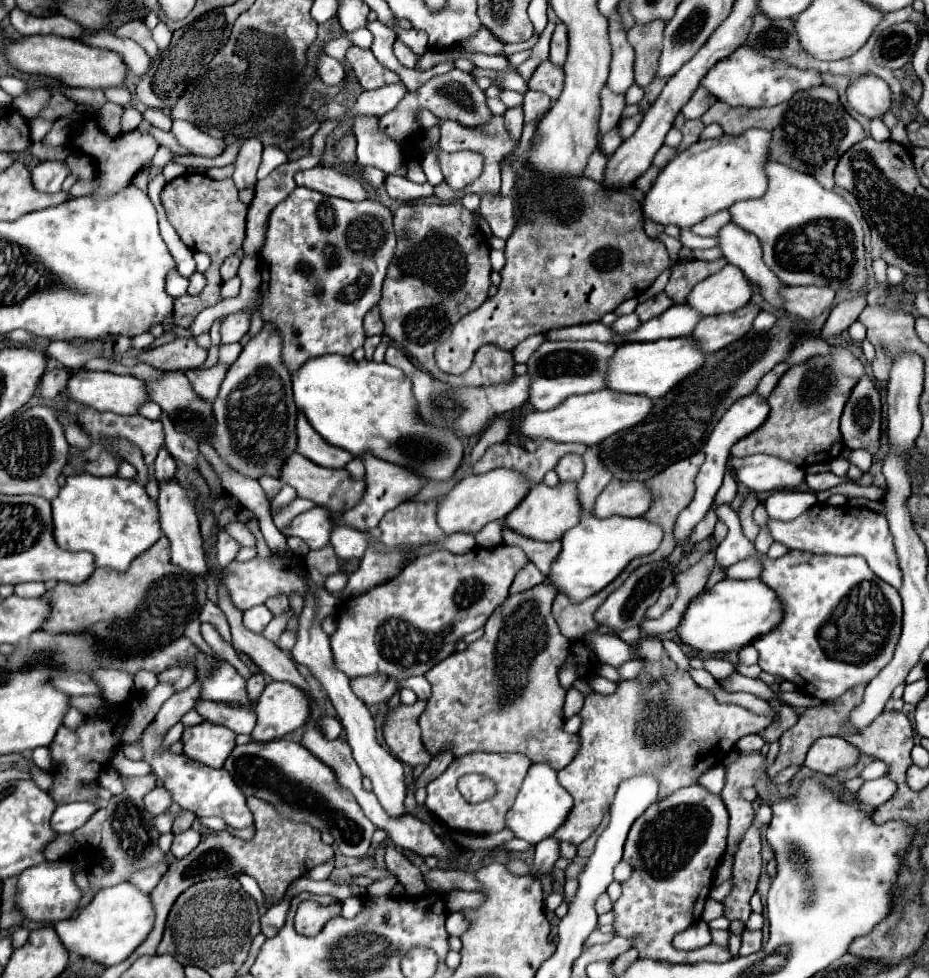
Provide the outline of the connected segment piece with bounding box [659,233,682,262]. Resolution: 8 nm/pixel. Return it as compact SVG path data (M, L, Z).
M662 233L659 236L659 240L666 246L667 251L670 252L672 261L677 261L679 251L682 248L681 242L678 239L668 236L666 233Z

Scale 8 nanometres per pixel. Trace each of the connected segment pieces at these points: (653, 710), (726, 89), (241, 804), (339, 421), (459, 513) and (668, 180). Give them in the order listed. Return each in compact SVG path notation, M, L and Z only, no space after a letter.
M642 636L634 646L634 654L646 662L644 670L636 678L618 682L614 694L604 696L604 694L590 692L584 696L584 706L580 710L582 726L578 730L580 748L574 760L558 772L560 784L574 798L574 808L570 810L570 816L566 816L562 828L554 832L556 840L566 840L576 846L582 844L598 828L604 814L608 814L620 782L650 772L658 780L658 800L664 800L678 788L696 784L704 772L720 764L734 750L736 742L742 736L756 734L758 730L770 724L770 718L766 716L756 716L754 712L736 704L718 702L712 696L712 692L700 688L686 670L680 670L670 660L660 640L652 640L652 636Z
M740 46L728 58L720 60L714 68L708 70L706 78L700 82L708 92L712 92L718 100L732 104L732 106L746 106L746 108L762 108L762 106L776 106L784 100L790 100L796 92L804 92L808 88L822 86L822 74L800 68L792 68L780 60L768 60L760 56L760 52L752 52L752 48Z
M194 682L188 690L172 694L162 704L162 708L156 714L156 718L146 726L146 730L142 732L142 738L140 738L144 760L152 766L152 772L162 780L164 788L168 788L172 792L174 802L180 804L184 810L194 812L198 818L202 818L202 816L218 816L226 824L230 824L234 828L248 828L248 826L254 824L252 812L246 806L246 796L240 792L240 788L236 788L236 782L232 780L228 770L224 770L224 768L218 768L218 770L216 768L208 768L208 766L188 758L188 756L174 754L174 752L170 752L170 748L162 746L166 732L176 722L180 722L180 718L188 710L192 710L196 706L198 698L200 698L200 684Z
M326 354L320 358L308 360L292 378L294 400L296 406L306 414L316 432L328 440L330 444L352 452L352 456L360 456L362 452L370 452L376 458L386 462L394 462L402 468L408 468L414 474L420 474L424 480L446 482L458 470L464 458L464 444L456 432L448 432L448 428L432 428L432 424L424 424L420 416L416 416L416 398L412 396L412 382L394 366L386 362L362 360L356 362L350 356Z
M496 468L496 470L480 474L480 476L474 476L474 474L466 476L444 498L438 500L438 514L436 514L438 526L446 532L446 536L452 532L476 534L488 522L506 518L508 512L512 512L512 508L516 508L516 504L520 504L520 500L524 500L524 496L530 492L530 488L532 486L528 484L528 478L510 468Z
M752 128L740 136L720 136L714 140L698 140L680 152L660 172L654 186L648 190L642 214L658 224L676 224L678 228L690 228L702 222L706 216L730 208L734 202L746 198L760 198L768 188L764 172L770 160L768 148L772 134L768 130Z

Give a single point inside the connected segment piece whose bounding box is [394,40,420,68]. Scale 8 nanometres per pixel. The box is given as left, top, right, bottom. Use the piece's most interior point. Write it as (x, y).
(407, 58)

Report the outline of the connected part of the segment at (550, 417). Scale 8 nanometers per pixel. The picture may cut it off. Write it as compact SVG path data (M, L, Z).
M600 390L600 392L590 392L582 396L570 396L564 404L546 410L546 412L524 412L516 426L524 438L552 438L556 442L580 442L586 446L594 446L600 440L624 430L636 426L644 416L648 416L654 408L656 400L640 394L626 394L626 392L612 392Z

